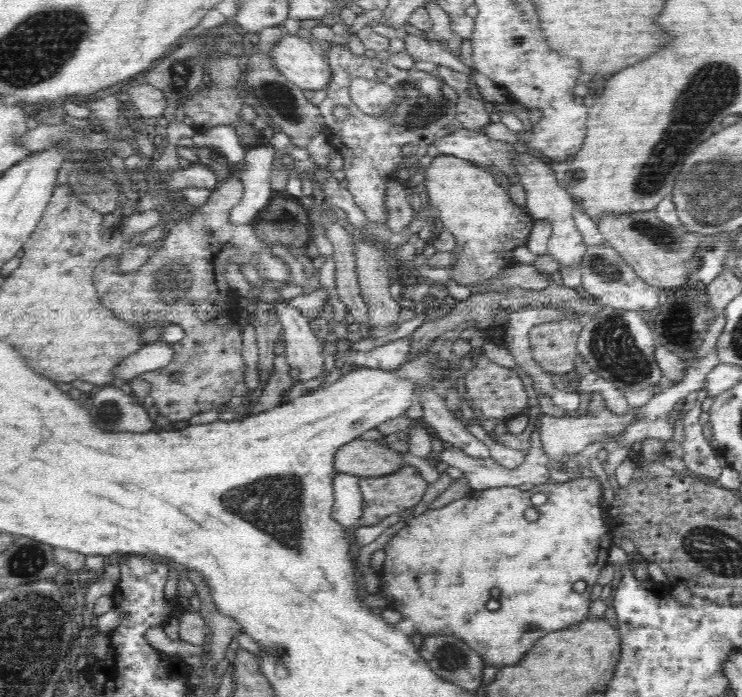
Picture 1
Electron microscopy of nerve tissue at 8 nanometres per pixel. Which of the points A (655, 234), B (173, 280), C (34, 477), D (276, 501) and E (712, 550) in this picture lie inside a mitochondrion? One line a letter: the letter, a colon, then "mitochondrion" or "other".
A: mitochondrion
B: mitochondrion
C: other
D: mitochondrion
E: mitochondrion

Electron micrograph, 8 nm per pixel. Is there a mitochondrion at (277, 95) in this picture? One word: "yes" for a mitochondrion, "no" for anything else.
yes

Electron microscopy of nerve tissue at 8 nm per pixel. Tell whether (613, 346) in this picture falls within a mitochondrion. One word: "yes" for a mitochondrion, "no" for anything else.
yes

